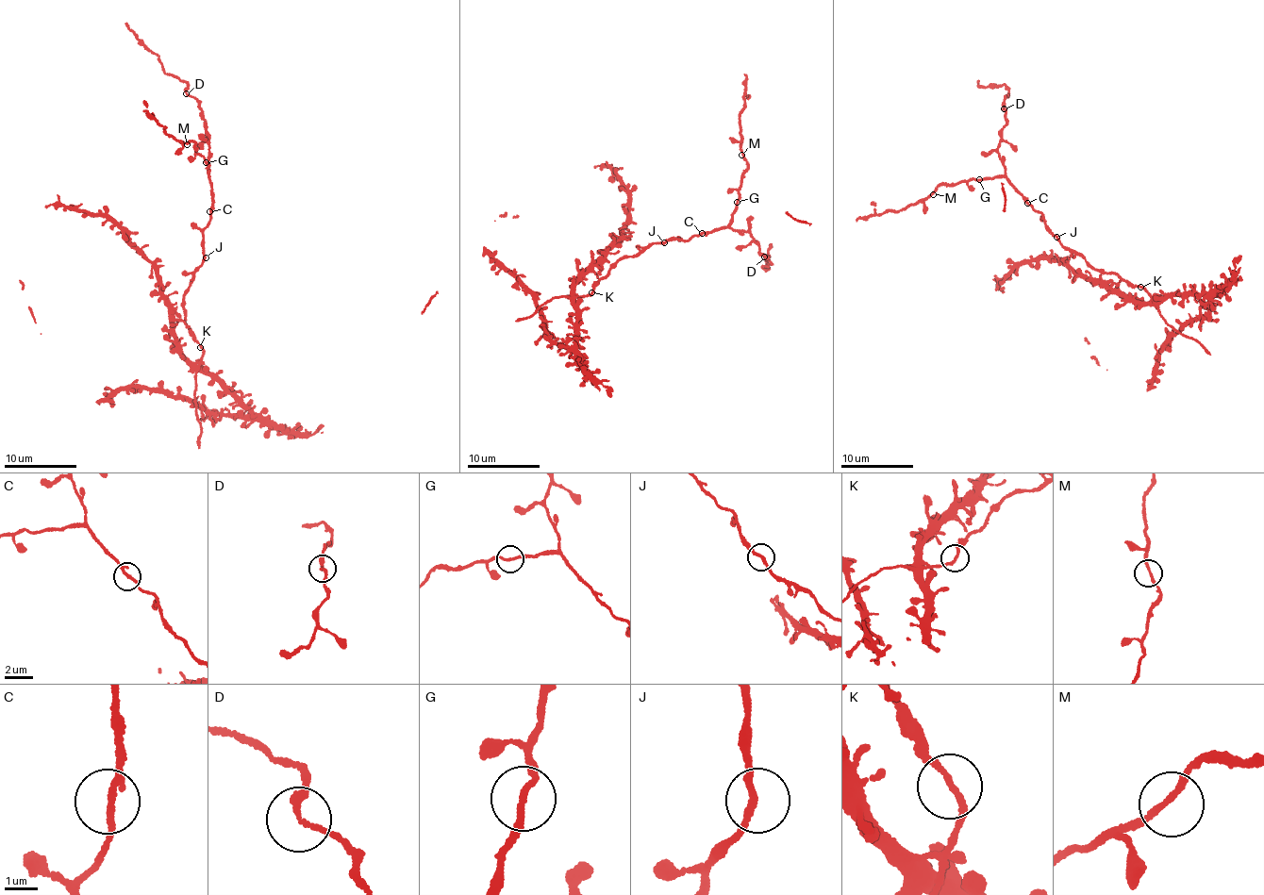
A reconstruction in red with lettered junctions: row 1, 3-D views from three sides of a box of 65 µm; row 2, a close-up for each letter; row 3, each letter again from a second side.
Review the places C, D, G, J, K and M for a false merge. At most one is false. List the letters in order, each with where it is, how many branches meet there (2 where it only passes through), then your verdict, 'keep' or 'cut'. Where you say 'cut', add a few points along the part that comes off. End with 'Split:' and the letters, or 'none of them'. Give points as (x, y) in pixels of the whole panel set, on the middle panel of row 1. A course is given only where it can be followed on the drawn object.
C: (702, 233) | 2 | keep
D: (764, 256) | 2 | keep
G: (737, 202) | 2 | keep
J: (664, 242) | 2 | keep
K: (591, 292) | 2 | keep
M: (741, 155) | 2 | keep
Split: none of them

